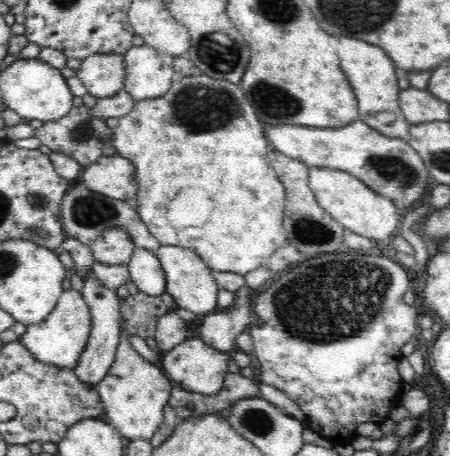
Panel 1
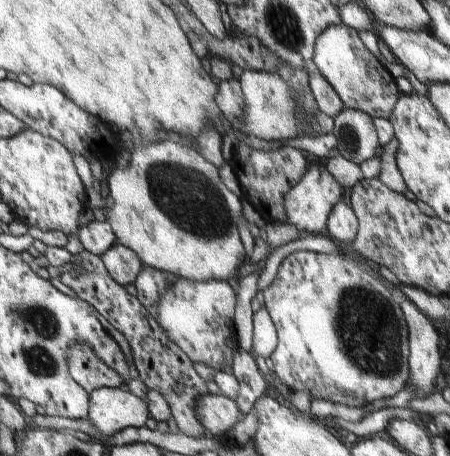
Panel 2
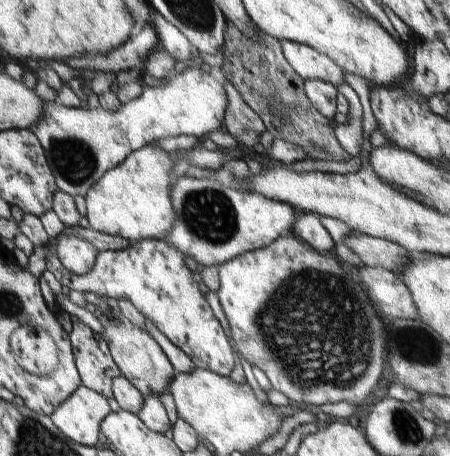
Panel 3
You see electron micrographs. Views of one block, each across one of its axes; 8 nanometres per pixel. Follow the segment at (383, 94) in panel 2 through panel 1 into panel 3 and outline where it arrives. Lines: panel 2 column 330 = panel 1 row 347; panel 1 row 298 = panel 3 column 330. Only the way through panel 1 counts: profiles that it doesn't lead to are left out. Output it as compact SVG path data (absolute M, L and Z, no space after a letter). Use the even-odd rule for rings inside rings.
M281 40L279 44L283 48L285 60L291 64L291 68L303 80L323 80L327 84L333 84L335 88L341 86L341 84L345 84L345 80L343 80L345 70L337 62L333 62L331 58L327 58L325 54L317 52L311 46L297 44L297 42Z

